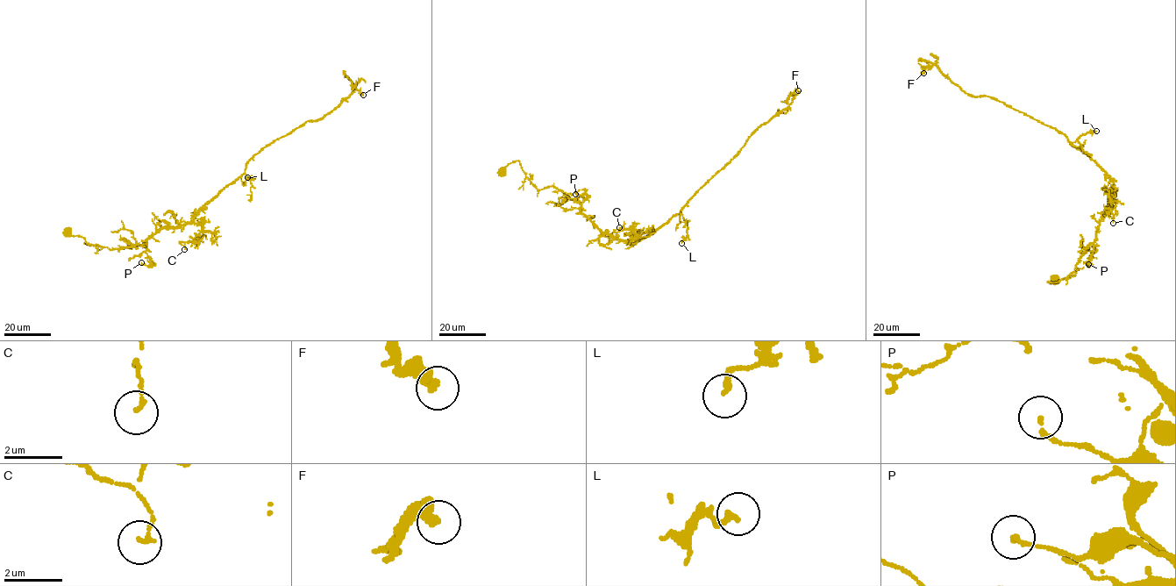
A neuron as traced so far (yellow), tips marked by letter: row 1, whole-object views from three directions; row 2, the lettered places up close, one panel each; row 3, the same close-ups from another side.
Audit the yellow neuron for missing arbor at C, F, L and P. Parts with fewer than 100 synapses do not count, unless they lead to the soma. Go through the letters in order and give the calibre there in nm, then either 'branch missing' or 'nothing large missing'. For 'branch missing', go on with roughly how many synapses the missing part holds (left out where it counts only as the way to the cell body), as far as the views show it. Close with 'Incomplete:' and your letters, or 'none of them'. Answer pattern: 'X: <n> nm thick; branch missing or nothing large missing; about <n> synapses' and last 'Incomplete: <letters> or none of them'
C: 140 nm thick; nothing large missing
F: 360 nm thick; nothing large missing
L: 220 nm thick; nothing large missing
P: 140 nm thick; nothing large missing
Incomplete: none of them

